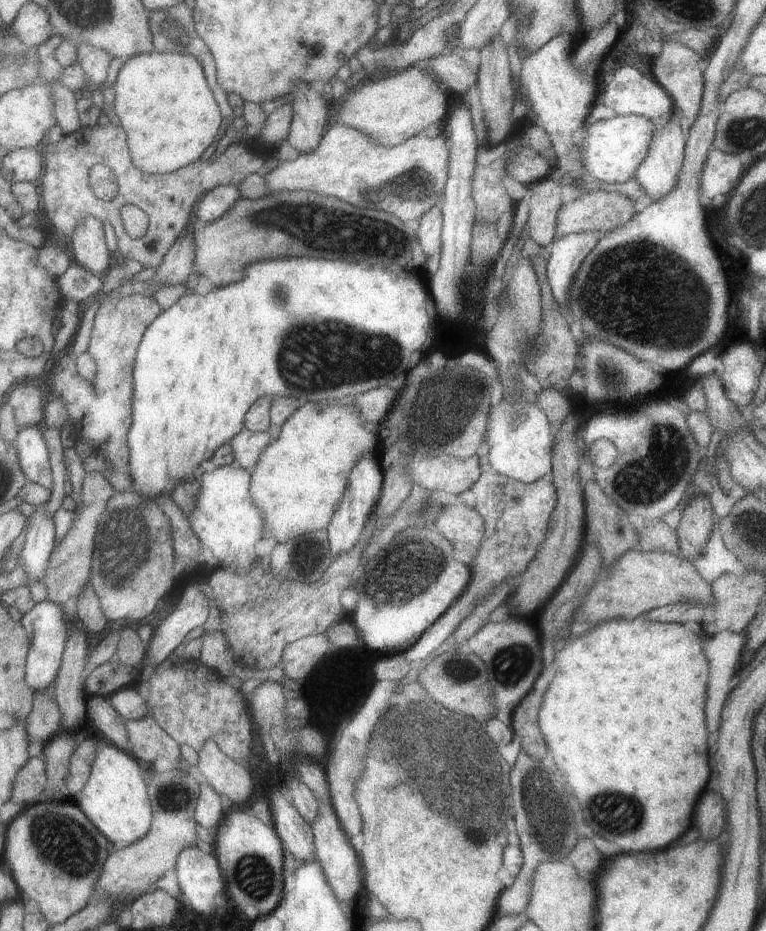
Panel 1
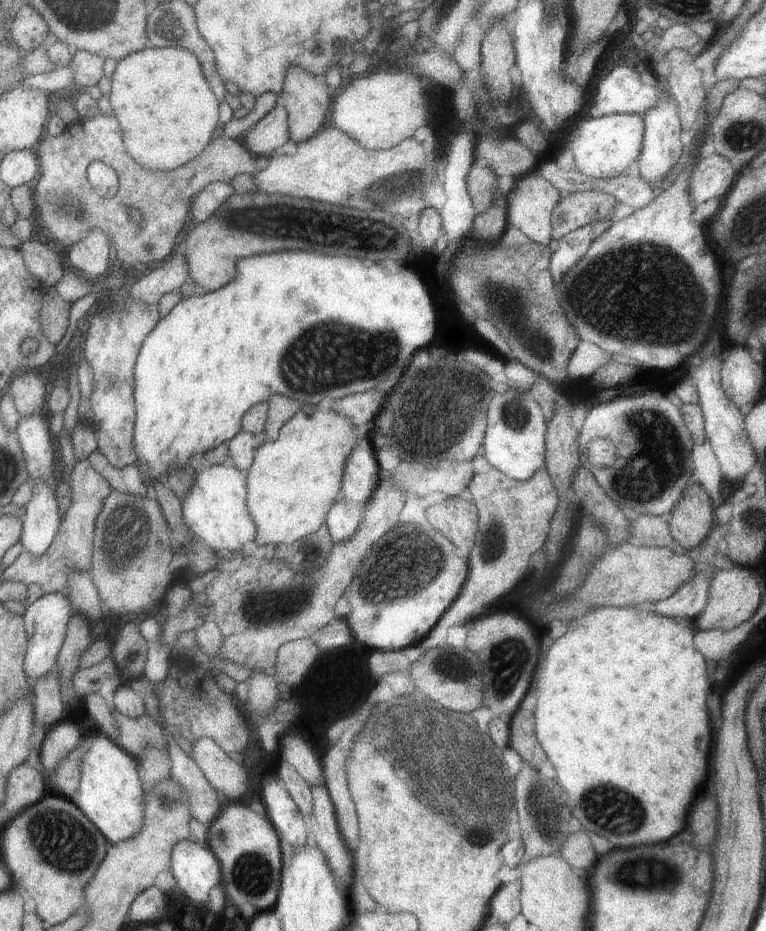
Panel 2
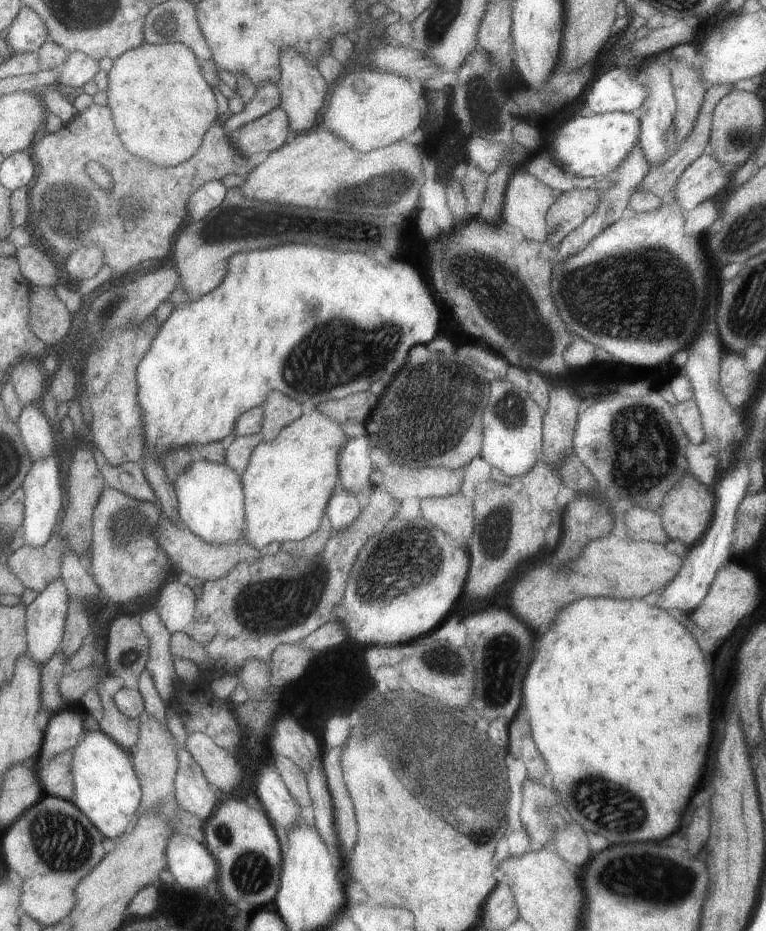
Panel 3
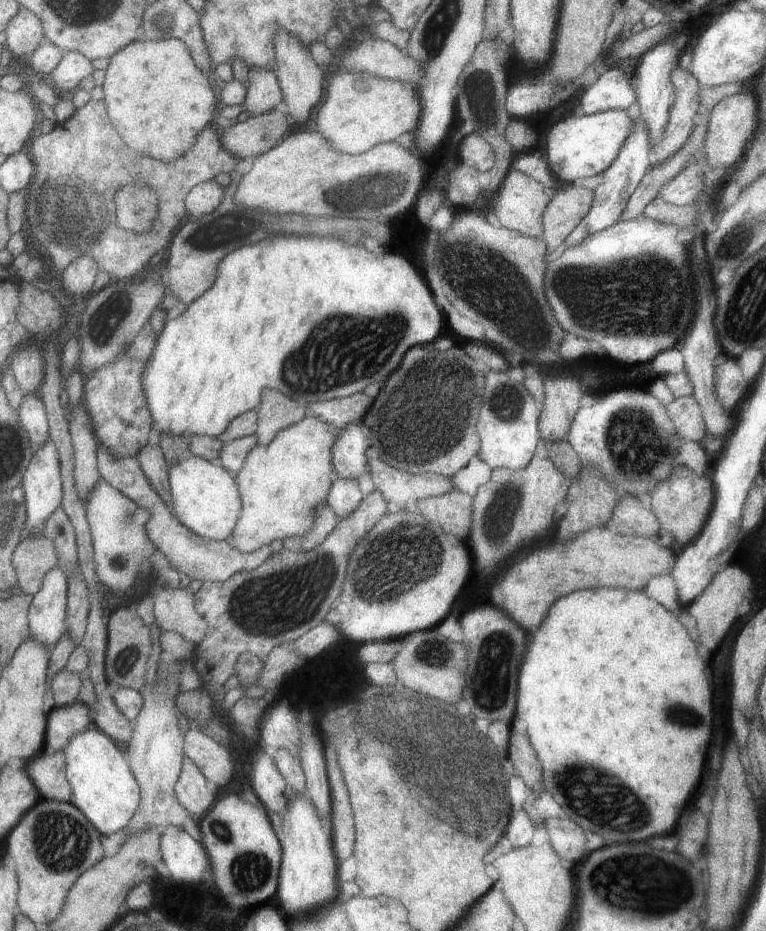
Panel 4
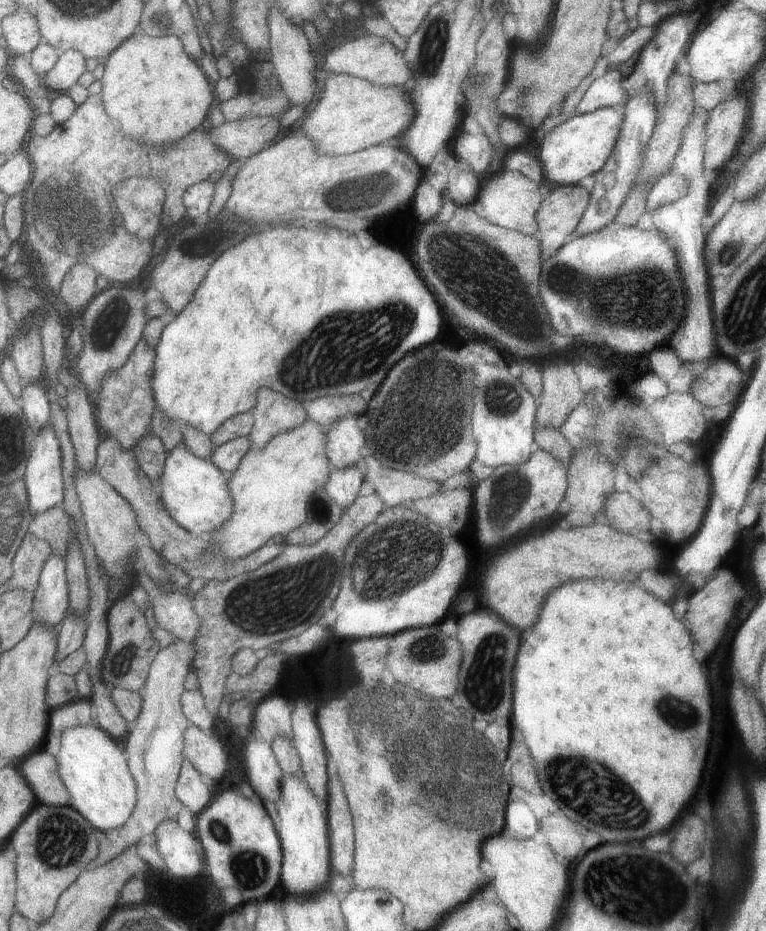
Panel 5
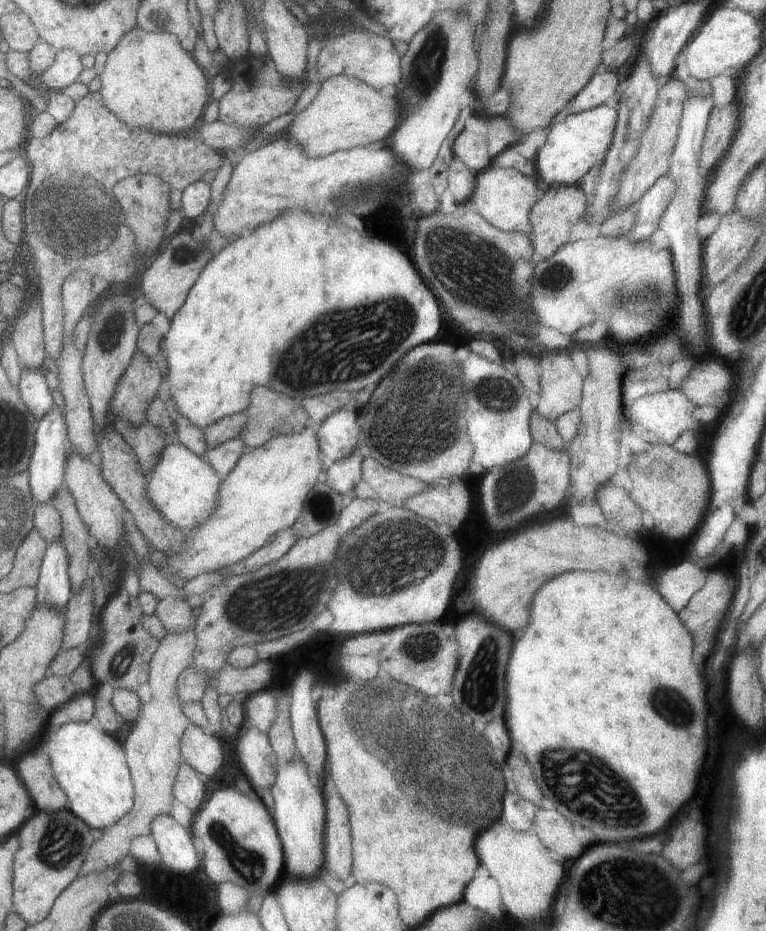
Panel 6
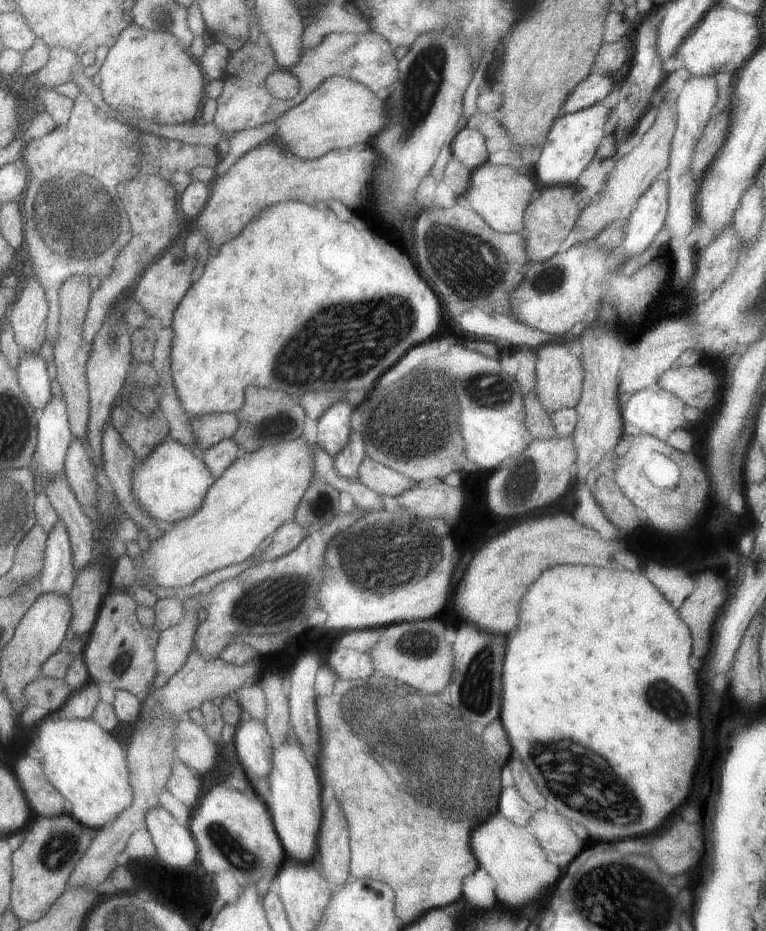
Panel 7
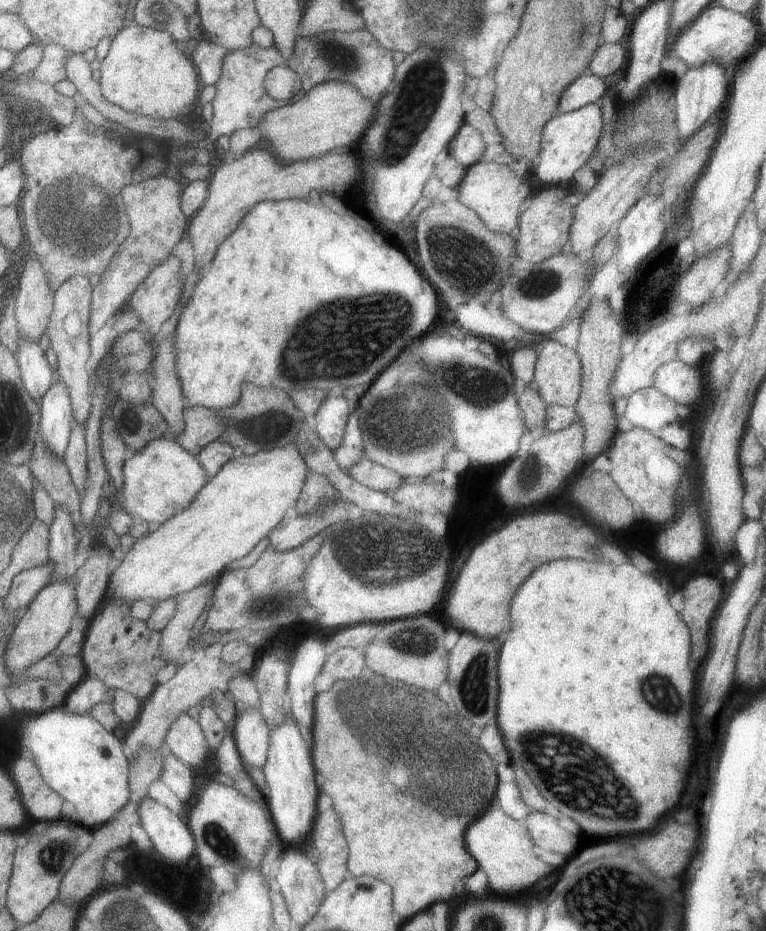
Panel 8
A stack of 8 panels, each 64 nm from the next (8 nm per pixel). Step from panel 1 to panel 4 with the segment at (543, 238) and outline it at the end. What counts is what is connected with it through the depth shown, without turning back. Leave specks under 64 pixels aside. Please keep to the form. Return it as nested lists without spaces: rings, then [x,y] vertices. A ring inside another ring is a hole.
[[[509,168],[499,190],[487,198],[487,206],[483,210],[479,208],[477,214],[481,214],[489,224],[509,228],[509,230],[519,232],[527,238],[541,238],[541,230],[543,230],[541,214],[543,214],[549,200],[551,200],[551,192],[543,184],[539,184],[537,180],[533,180],[531,176],[527,176],[523,172]]]

